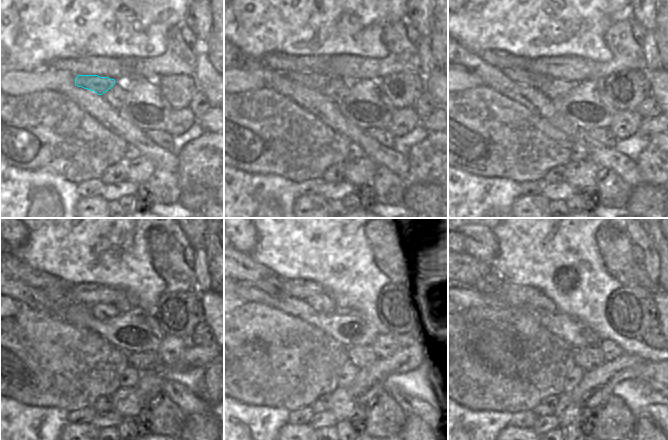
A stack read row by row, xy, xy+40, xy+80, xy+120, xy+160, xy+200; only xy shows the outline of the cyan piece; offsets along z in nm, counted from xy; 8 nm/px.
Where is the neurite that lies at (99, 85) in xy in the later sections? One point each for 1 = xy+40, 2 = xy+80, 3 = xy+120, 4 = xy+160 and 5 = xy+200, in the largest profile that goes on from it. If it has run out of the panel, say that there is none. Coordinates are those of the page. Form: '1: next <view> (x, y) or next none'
1: next xy+40 (318, 81)
2: next xy+80 (521, 76)
3: next xy+120 (58, 293)
4: next xy+160 (273, 285)
5: next xy+200 (490, 282)

